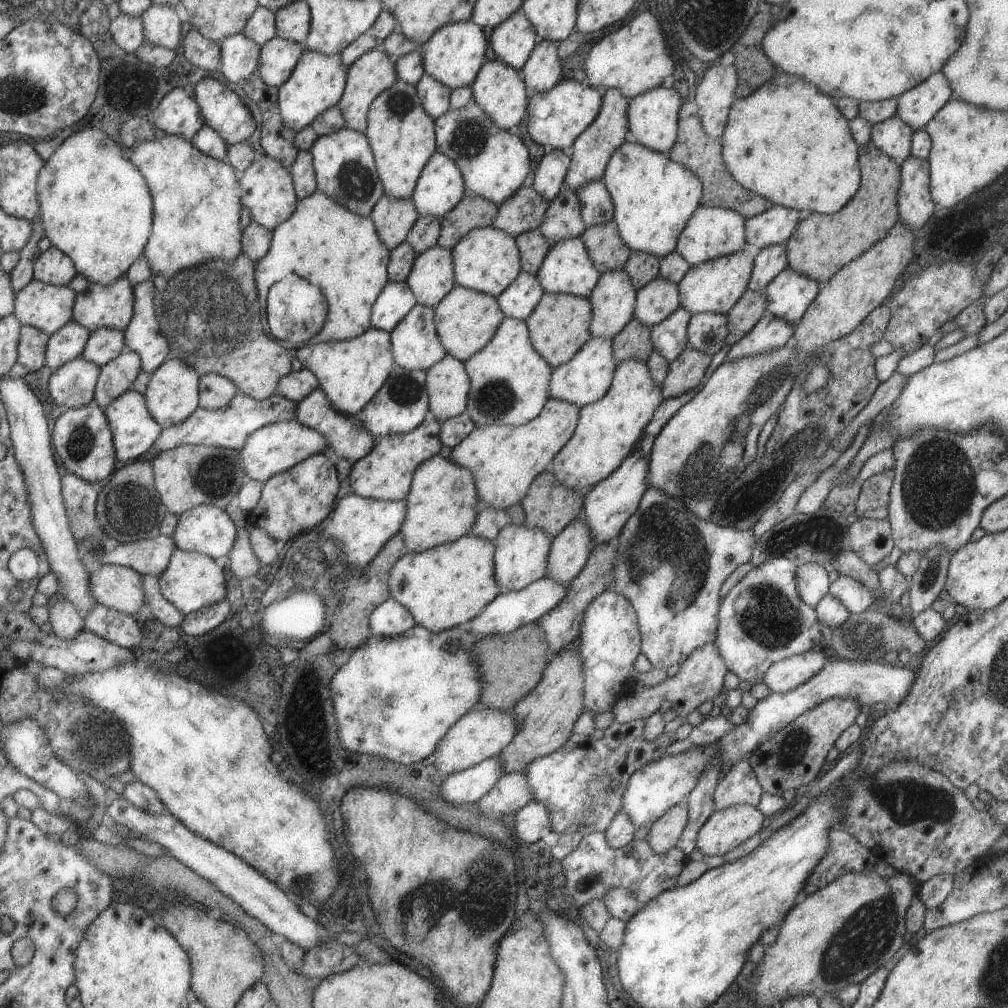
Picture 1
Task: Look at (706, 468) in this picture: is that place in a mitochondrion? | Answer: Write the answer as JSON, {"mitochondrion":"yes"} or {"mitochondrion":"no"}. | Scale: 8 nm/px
{"mitochondrion":"yes"}

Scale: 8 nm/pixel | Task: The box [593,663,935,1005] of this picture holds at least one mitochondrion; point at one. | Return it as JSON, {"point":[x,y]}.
{"point":[866,937]}

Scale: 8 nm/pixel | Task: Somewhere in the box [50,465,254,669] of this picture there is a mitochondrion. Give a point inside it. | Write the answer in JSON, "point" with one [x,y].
{"point":[131,507]}

